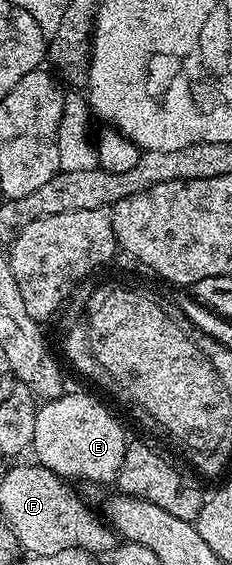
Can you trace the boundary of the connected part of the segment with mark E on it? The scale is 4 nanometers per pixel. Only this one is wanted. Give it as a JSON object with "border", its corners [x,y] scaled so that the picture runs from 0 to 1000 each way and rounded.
{"border":[[[280,694],[254,704],[203,706],[159,724],[129,796],[155,802],[168,823],[254,846],[483,857],[526,828],[526,807],[543,807],[556,781],[530,750],[405,699]]]}

